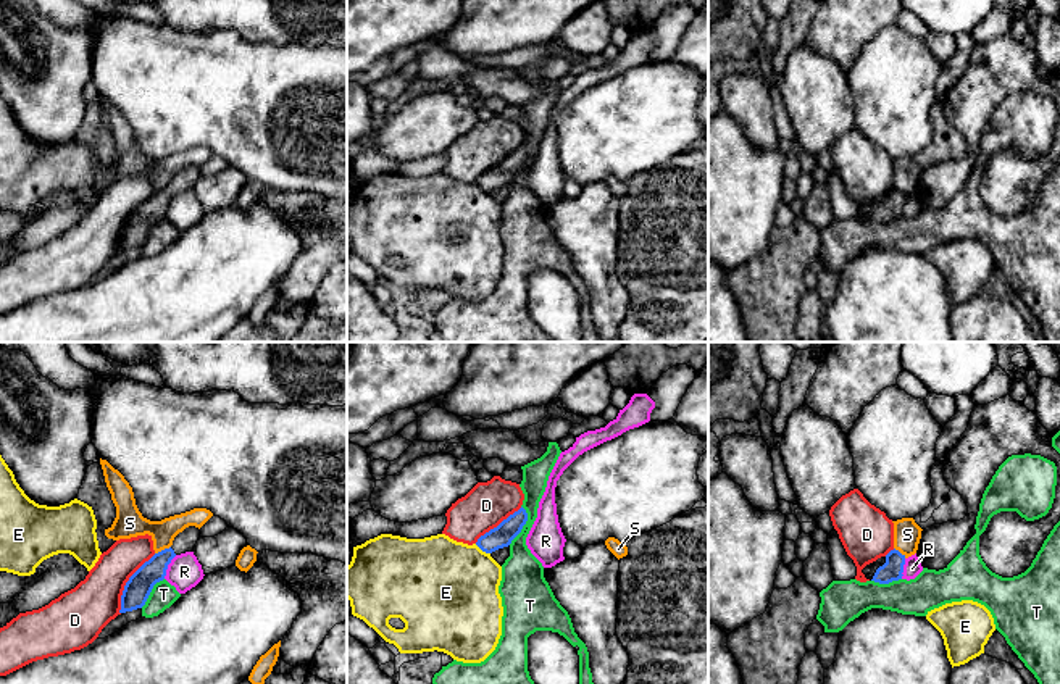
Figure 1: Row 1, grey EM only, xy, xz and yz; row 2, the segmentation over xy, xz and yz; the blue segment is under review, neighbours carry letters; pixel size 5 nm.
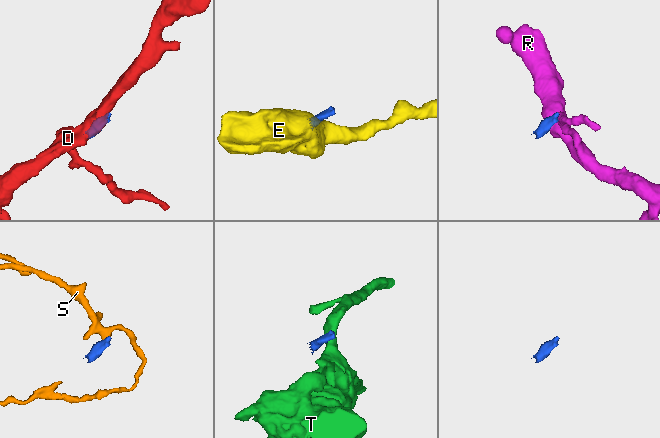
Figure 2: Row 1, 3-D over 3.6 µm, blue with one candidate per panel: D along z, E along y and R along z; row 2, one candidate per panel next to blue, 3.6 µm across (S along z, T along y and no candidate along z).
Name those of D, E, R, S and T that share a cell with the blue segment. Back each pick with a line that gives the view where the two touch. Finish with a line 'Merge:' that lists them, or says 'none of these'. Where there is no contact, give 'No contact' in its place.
Merge: none of these

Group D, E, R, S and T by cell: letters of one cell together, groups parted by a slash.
D / E / R / S / T

